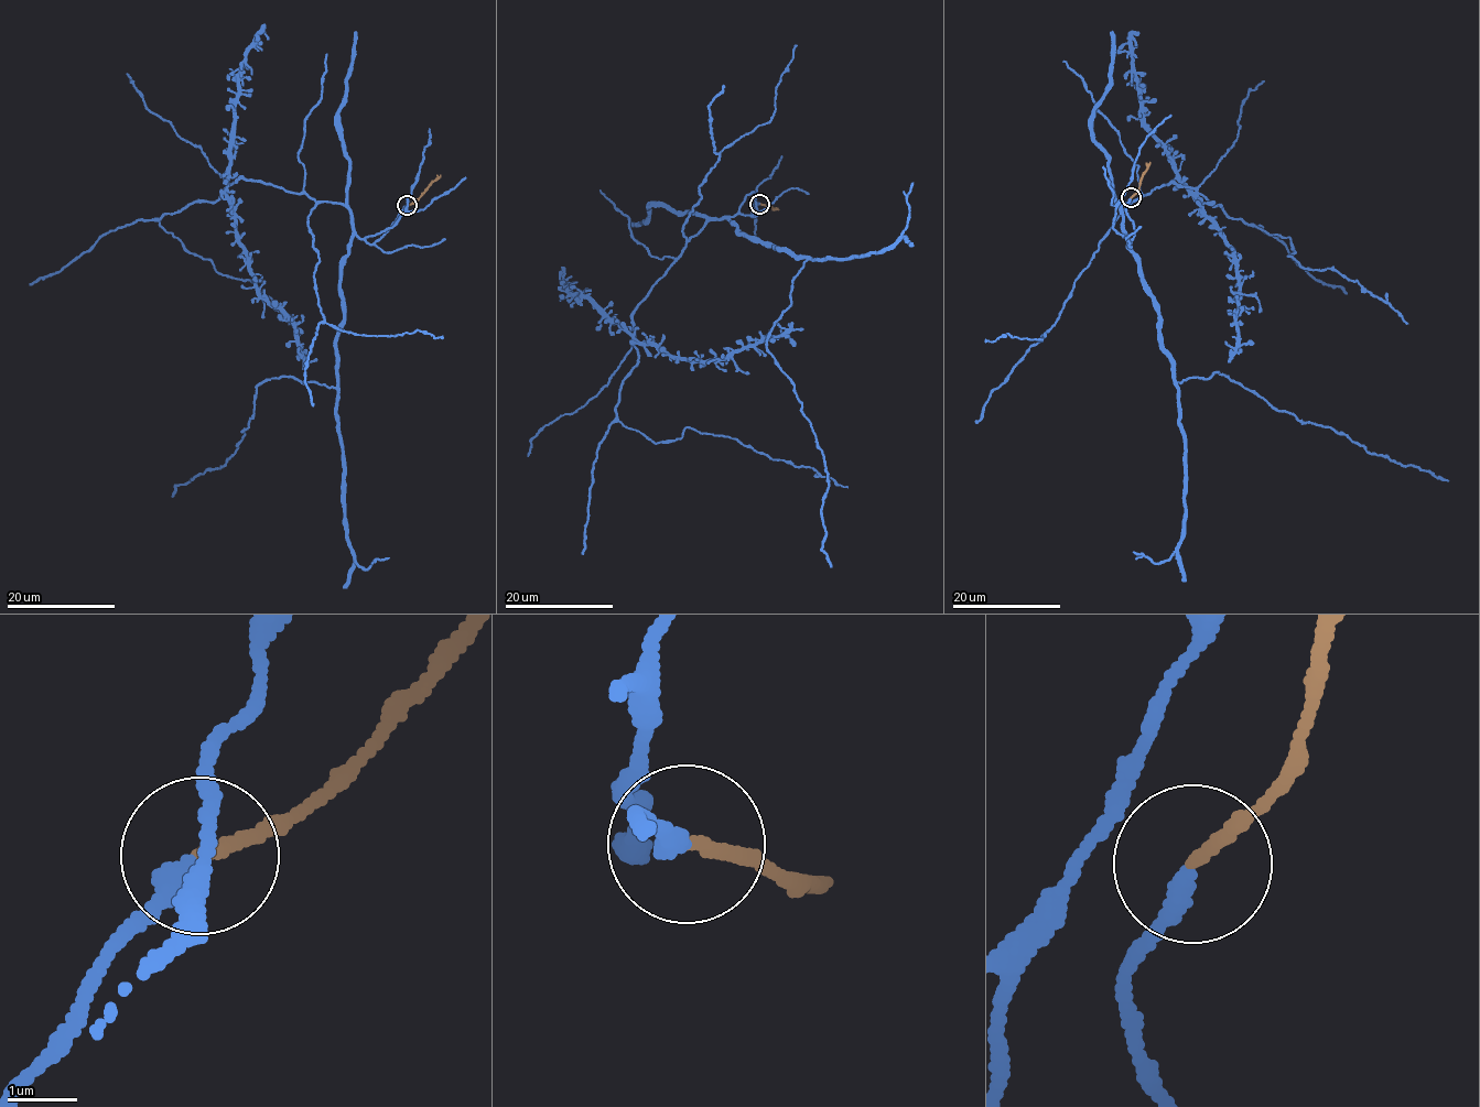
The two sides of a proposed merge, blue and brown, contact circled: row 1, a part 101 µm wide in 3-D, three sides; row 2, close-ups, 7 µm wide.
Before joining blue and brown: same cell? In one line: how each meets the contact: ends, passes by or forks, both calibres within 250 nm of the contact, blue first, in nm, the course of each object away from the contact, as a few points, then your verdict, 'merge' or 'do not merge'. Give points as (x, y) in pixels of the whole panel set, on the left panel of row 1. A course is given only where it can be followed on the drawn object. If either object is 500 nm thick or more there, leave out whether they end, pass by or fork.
blue passes by | brown ends | 200/160 nm | blue via (406, 205), (368, 243), (341, 204), (245, 177), (158, 218), (223, 274), (254, 280), (302, 348) | brown via (407, 205), (413, 203), (440, 174) | merge

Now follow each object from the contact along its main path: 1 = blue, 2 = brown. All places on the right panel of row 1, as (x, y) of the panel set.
1: (1130, 197), (1130, 240), (1122, 204), (1169, 183), (1197, 188), (1407, 324)
2: (1130, 197), (1135, 194), (1149, 162)

